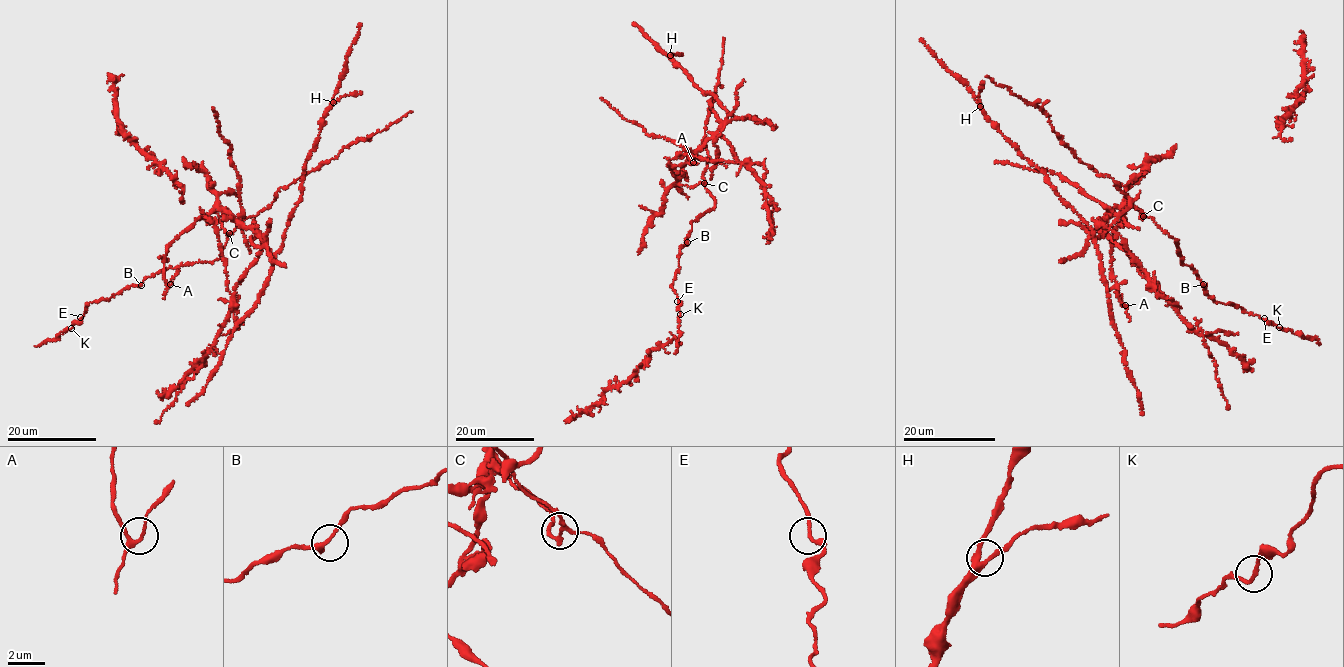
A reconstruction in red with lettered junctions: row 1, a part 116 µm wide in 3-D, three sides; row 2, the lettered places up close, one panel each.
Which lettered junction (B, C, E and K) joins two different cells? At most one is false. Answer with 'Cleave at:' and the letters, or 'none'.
Cleave at: C

